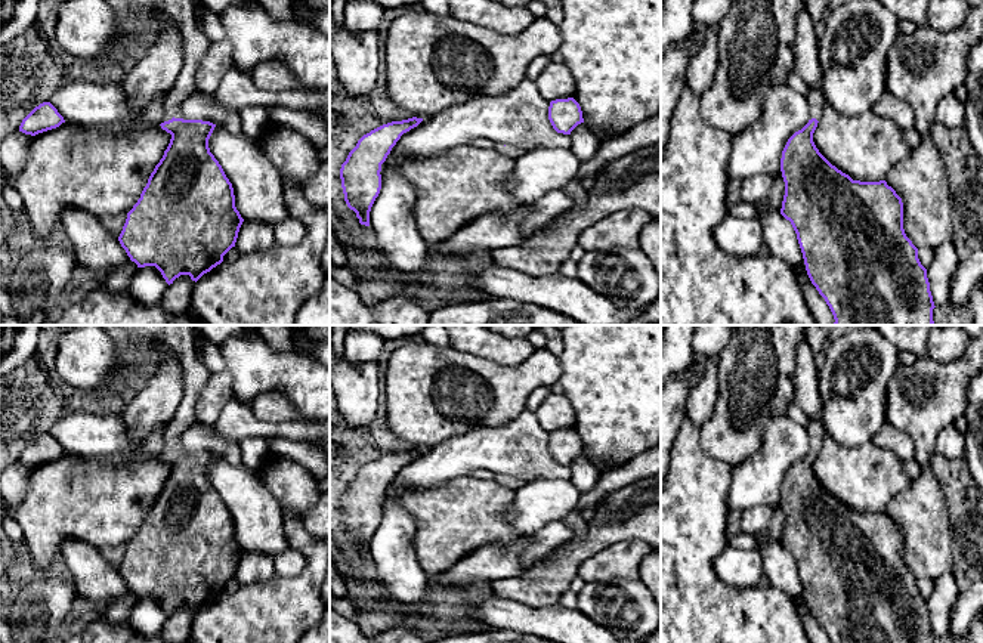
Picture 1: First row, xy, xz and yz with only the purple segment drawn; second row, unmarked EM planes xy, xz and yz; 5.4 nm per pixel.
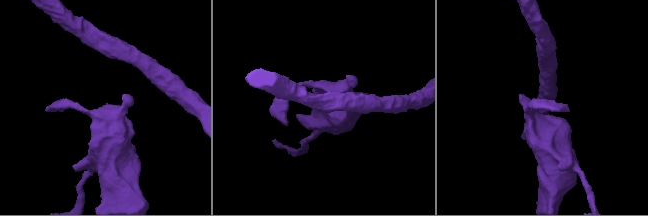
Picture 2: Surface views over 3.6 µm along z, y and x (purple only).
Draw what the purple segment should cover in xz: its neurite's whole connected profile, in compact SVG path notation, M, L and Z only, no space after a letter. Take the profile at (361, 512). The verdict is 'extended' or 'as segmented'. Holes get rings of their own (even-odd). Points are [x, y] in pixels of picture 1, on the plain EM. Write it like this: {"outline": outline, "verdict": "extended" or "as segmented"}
{"outline": "M423 449L383 455L364 466L340 500L344 532L361 556L370 557L370 542L381 520L381 495L401 467L417 458Z", "verdict": "as segmented"}

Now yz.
{"outline": "M809 417L807 432L809 454L782 482L785 526L780 545L797 565L812 615L831 643L933 643L927 600L903 560L902 529L885 511L853 511L819 483L813 464L823 443L823 427Z", "verdict": "extended"}

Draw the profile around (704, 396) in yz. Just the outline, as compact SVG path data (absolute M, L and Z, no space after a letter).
M718 356L704 359L702 381L692 390L687 415L698 426L704 426L712 415L718 399Z

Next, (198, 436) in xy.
M194 420L179 438L183 451L203 451L223 455L232 466L242 466L239 443L216 433L214 426Z

